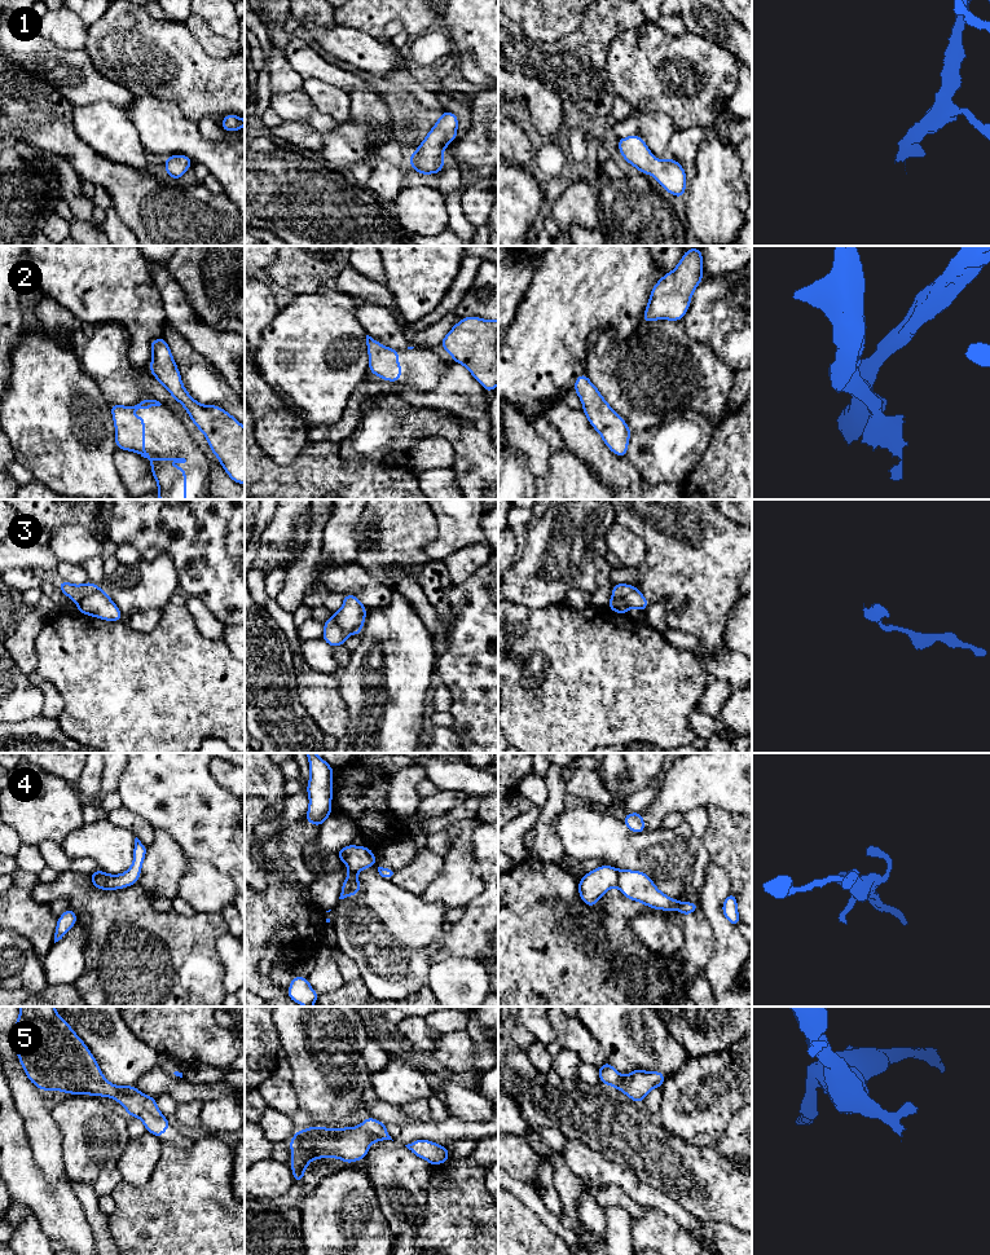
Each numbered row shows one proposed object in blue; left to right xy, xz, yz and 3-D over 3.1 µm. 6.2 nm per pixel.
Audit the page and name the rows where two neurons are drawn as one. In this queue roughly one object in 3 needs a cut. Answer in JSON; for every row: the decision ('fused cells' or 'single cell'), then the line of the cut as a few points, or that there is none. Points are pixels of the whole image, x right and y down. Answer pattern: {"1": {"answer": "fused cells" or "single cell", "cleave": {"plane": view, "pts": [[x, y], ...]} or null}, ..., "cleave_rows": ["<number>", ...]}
{"1": {"answer": "single cell", "cleave": null}, "2": {"answer": "single cell", "cleave": null}, "3": {"answer": "fused cells", "cleave": {"plane": "xy", "pts": [[100, 588], [88, 593], [78, 604]]}}, "4": {"answer": "fused cells", "cleave": {"plane": "yz", "pts": [[619, 870], [616, 884]]}}, "5": {"answer": "single cell", "cleave": null}, "cleave_rows": ["3", "4"]}

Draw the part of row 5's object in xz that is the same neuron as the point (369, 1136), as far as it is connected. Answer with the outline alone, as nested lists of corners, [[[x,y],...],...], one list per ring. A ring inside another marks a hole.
[[[368,1117],[357,1127],[326,1128],[307,1127],[296,1131],[289,1141],[295,1183],[303,1183],[304,1172],[313,1159],[339,1158],[344,1163],[353,1163],[366,1158],[373,1142],[392,1140],[386,1123]],[[392,1140],[393,1141],[393,1140]]]

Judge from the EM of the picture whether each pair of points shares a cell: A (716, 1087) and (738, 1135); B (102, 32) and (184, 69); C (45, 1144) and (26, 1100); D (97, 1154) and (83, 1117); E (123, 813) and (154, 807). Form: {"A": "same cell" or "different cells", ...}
{"A": "different cells", "B": "same cell", "C": "same cell", "D": "same cell", "E": "different cells"}

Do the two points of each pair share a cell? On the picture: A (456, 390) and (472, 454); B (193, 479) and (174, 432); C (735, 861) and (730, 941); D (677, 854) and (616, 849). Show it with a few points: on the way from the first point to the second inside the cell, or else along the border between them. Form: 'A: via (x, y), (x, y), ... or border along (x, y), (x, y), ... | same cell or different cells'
A: border along (434, 408), (449, 410), (467, 421) | different cells
B: via (184, 467), (184, 452), (176, 444) | same cell
C: border along (717, 864), (729, 877), (731, 892) | different cells
D: via (661, 854), (632, 850) | same cell

